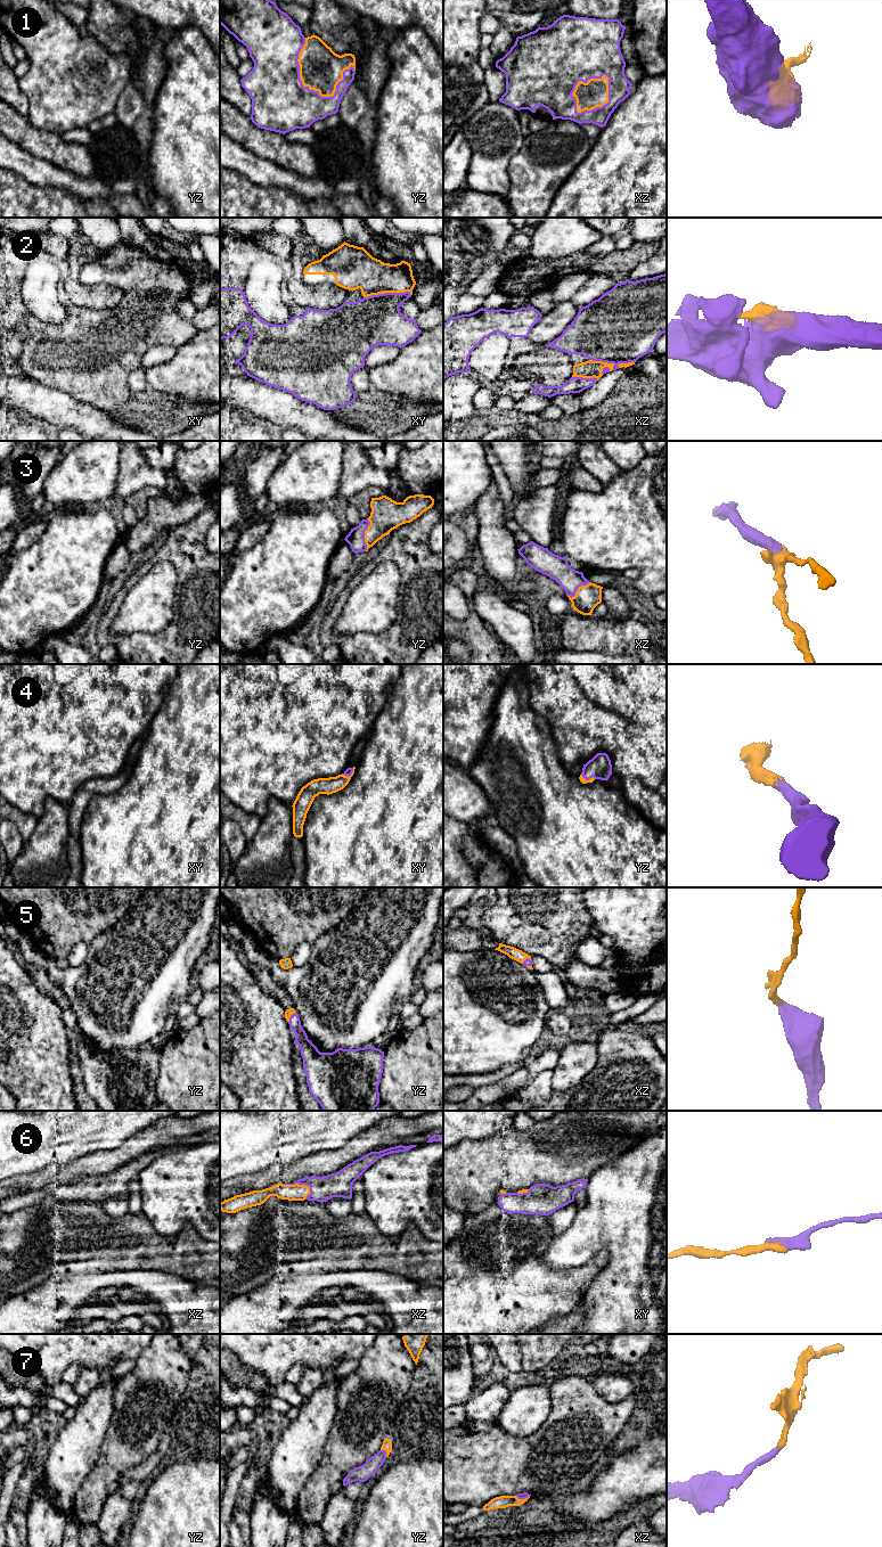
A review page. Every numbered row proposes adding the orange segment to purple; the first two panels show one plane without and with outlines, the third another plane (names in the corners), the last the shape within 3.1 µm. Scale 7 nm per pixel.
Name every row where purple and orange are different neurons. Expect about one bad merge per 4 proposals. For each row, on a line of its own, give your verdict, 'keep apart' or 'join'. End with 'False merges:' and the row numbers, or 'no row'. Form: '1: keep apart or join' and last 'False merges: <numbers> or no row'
1: join
2: join
3: join
4: join
5: join
6: join
7: join
False merges: no row

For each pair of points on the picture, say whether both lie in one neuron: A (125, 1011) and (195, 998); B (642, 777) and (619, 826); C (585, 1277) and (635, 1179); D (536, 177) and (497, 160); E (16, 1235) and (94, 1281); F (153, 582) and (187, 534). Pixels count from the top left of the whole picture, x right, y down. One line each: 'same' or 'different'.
A: different
B: different
C: different
D: different
E: different
F: different

